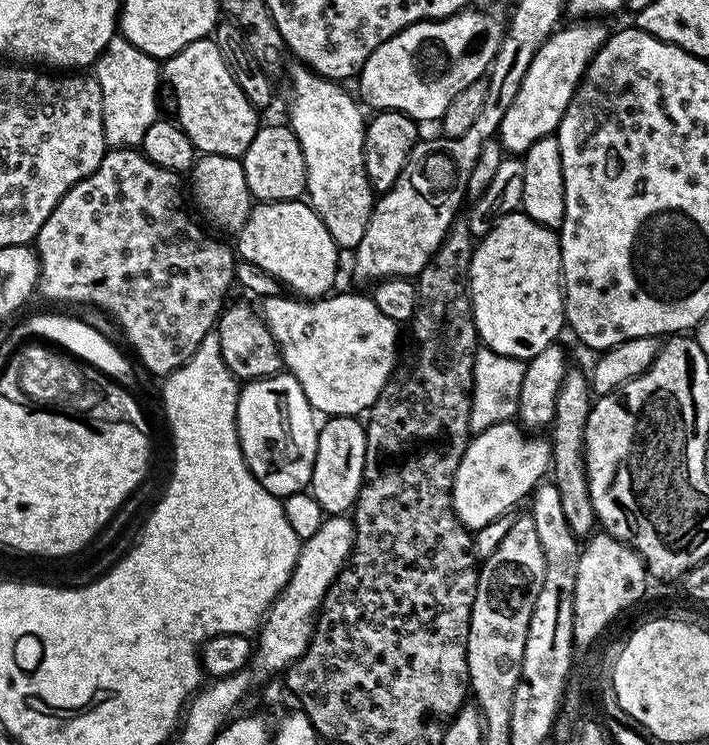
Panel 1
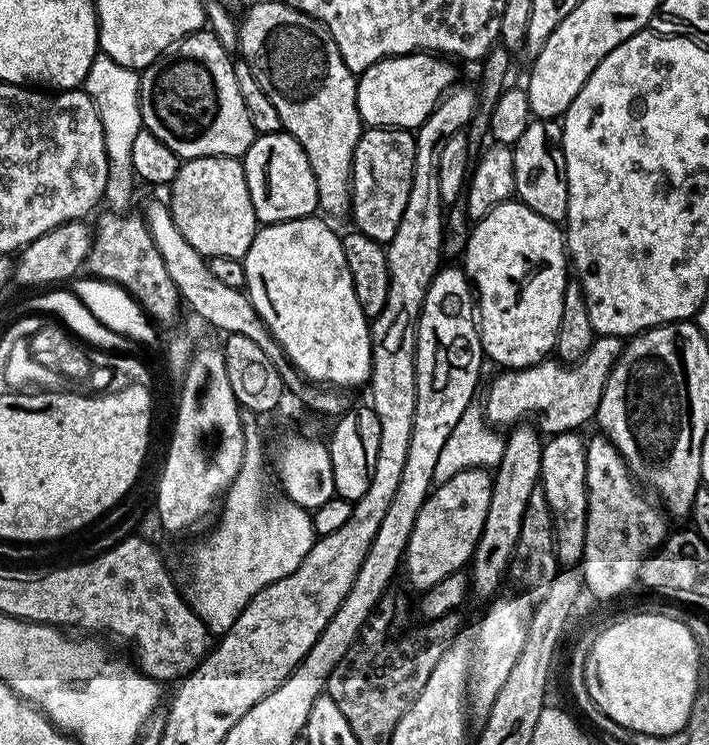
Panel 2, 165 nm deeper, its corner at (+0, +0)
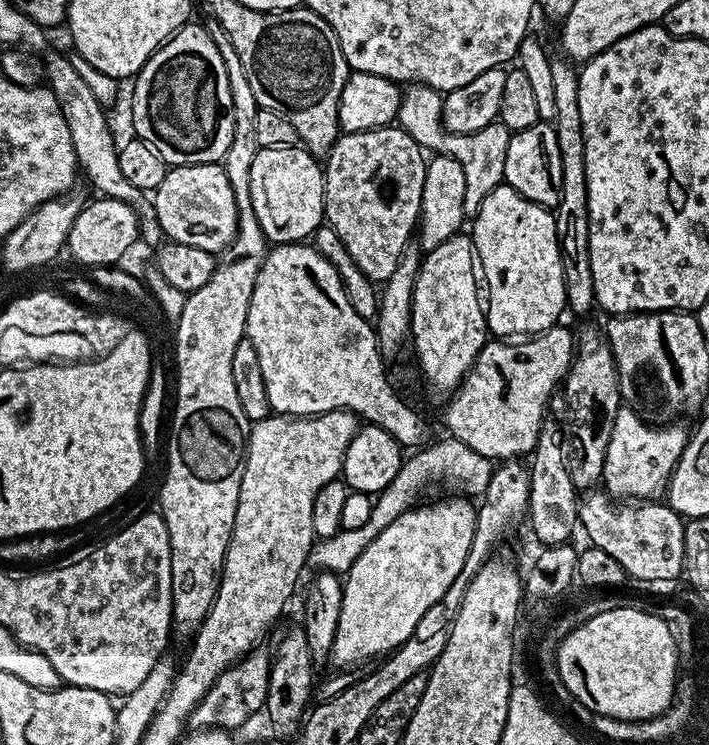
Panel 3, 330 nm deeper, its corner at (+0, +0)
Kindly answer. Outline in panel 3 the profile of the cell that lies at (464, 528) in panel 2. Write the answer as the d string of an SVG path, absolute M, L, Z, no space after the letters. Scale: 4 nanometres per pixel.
M440 500L437 504L428 504L425 508L420 507L413 506L408 511L403 512L398 518L394 518L394 522L390 522L390 526L386 526L386 530L382 530L382 534L378 534L378 538L374 538L370 542L370 546L366 546L366 550L362 550L362 554L358 554L354 566L350 566L350 570L343 577L341 613L338 615L337 634L334 635L330 659L333 665L336 663L340 664L336 666L352 666L348 664L356 664L359 660L368 660L371 656L380 658L385 654L395 652L401 644L405 644L408 641L410 634L414 634L422 614L426 614L426 610L430 610L430 606L434 606L434 602L438 602L442 598L442 594L446 594L446 590L450 590L450 582L454 582L454 578L458 578L458 574L466 562L466 554L470 554L470 546L474 542L477 509L475 507L471 508L464 500Z

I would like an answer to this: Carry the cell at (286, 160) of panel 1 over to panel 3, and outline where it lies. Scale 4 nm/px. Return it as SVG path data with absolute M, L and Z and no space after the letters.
M303 146L261 148L250 166L250 202L269 245L299 244L315 237L324 219L324 169Z

